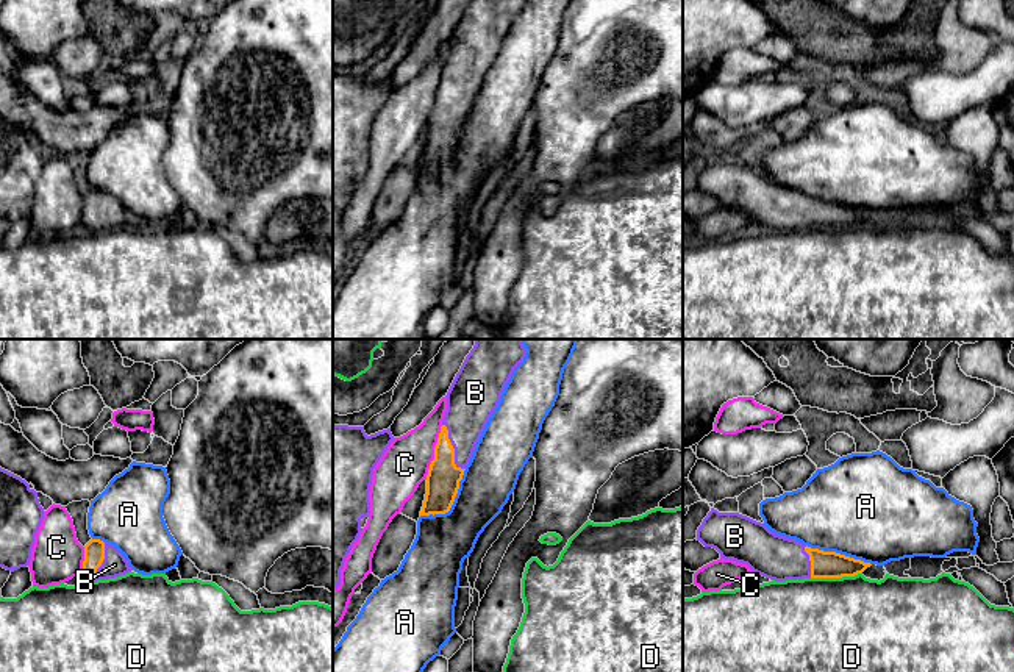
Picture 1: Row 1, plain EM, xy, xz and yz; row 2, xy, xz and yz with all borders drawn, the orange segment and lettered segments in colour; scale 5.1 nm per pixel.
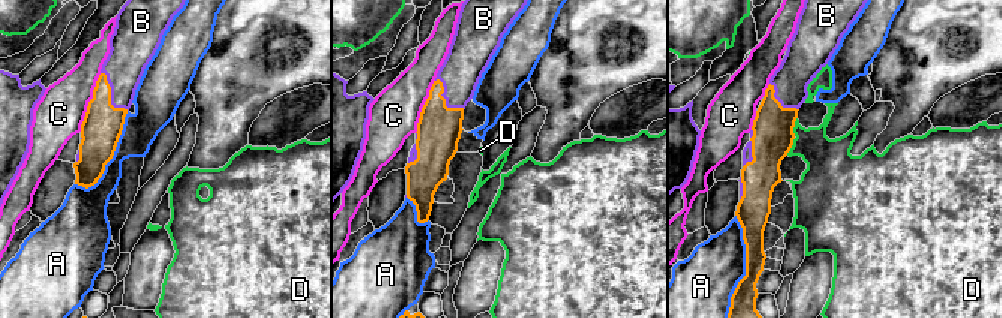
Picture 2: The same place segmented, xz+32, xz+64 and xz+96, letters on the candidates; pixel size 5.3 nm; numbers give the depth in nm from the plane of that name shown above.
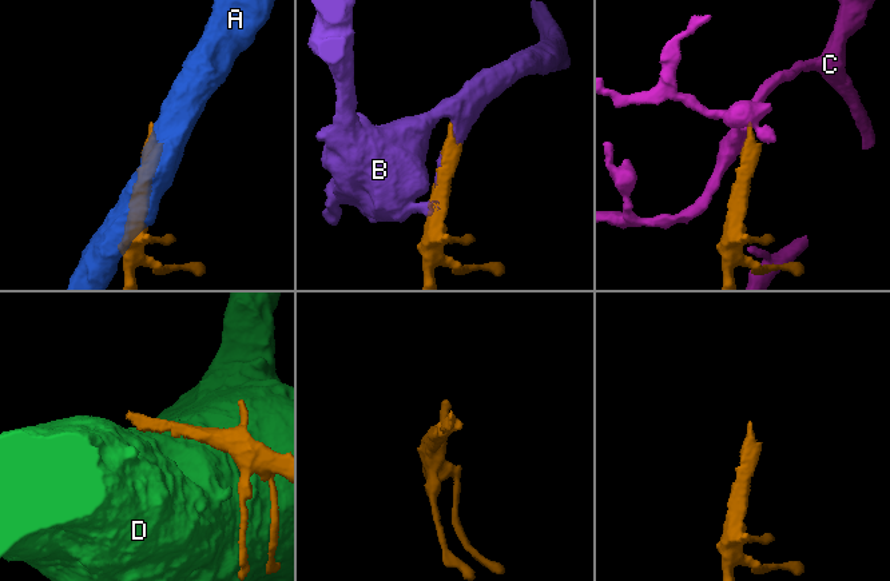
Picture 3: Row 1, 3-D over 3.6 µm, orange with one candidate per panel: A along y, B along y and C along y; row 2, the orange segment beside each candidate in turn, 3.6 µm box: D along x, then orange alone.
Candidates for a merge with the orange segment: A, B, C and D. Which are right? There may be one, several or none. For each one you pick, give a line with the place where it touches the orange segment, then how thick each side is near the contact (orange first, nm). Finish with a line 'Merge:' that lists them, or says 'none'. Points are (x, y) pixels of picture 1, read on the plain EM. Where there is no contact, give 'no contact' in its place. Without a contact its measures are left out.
B: xz (453, 99) | 180/240 nm
Merge: B

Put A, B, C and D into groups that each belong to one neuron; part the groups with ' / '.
A / B / C / D

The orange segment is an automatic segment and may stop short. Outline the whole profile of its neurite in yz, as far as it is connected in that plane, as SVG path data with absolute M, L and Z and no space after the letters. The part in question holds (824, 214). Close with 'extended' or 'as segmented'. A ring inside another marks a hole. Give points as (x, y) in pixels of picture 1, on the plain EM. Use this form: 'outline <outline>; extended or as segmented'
outline M714 158L698 177L697 191L716 198L720 208L747 214L775 231L855 227L872 216L836 202L811 198L775 184L747 166L719 163Z; extended

